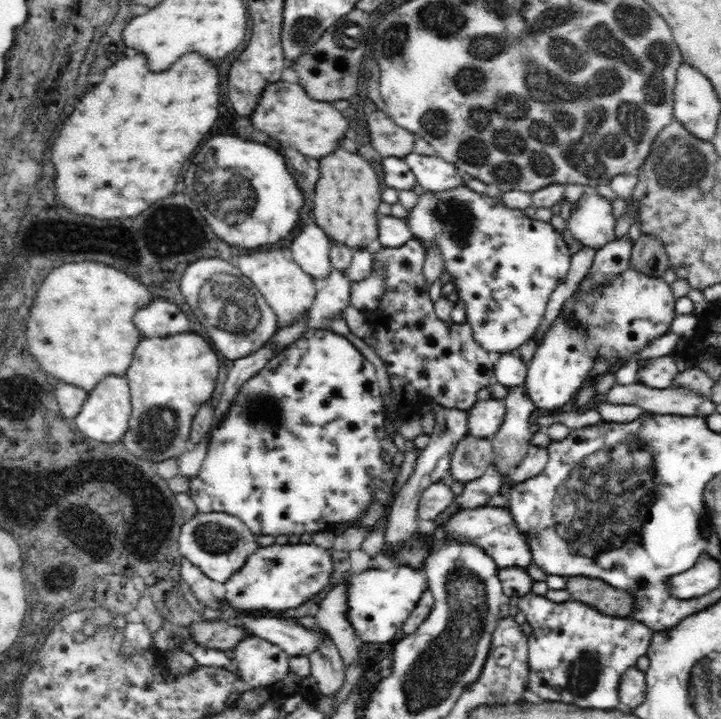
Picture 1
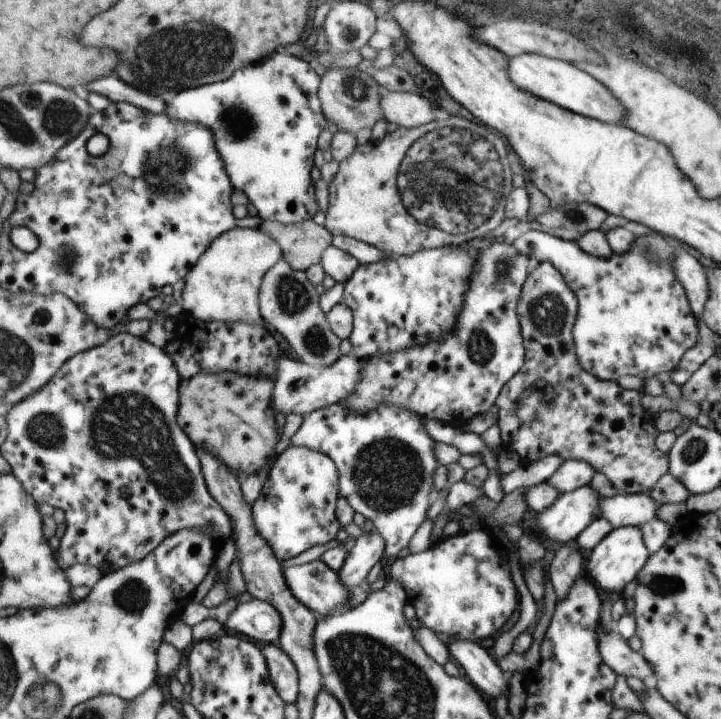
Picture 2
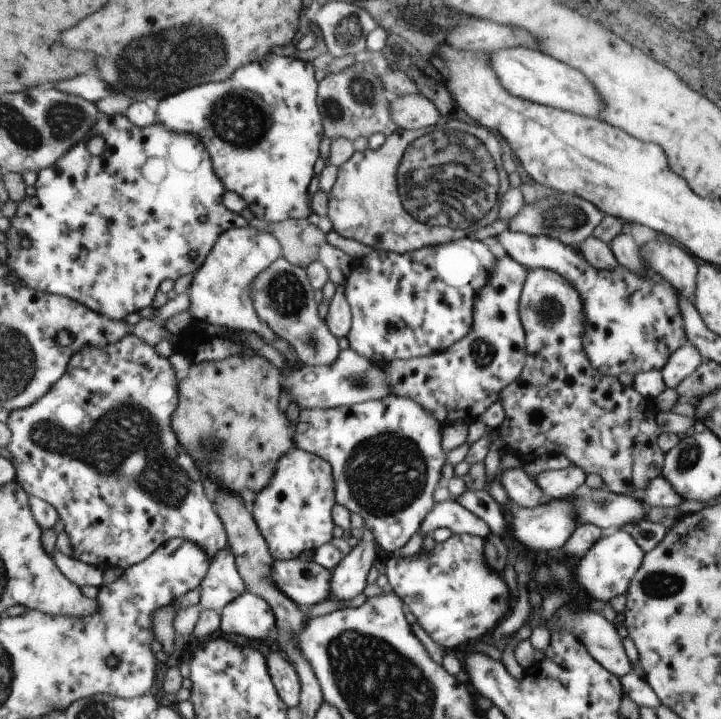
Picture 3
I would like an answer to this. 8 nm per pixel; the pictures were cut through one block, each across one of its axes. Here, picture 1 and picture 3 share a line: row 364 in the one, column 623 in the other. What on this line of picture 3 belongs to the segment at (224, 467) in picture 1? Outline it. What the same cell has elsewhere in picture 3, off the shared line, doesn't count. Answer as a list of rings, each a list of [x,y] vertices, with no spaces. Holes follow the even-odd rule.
[[[504,230],[494,237],[505,253],[525,265],[525,268],[549,269],[574,286],[581,299],[584,318],[581,346],[589,364],[599,373],[617,378],[622,373],[633,376],[645,371],[660,372],[673,353],[689,344],[678,307],[679,294],[669,281],[653,269],[647,268],[645,264],[643,266],[645,270],[640,273],[634,273],[619,264],[612,269],[596,269],[586,261],[580,251],[575,251],[571,245],[563,244],[549,236],[531,236],[527,233]]]

